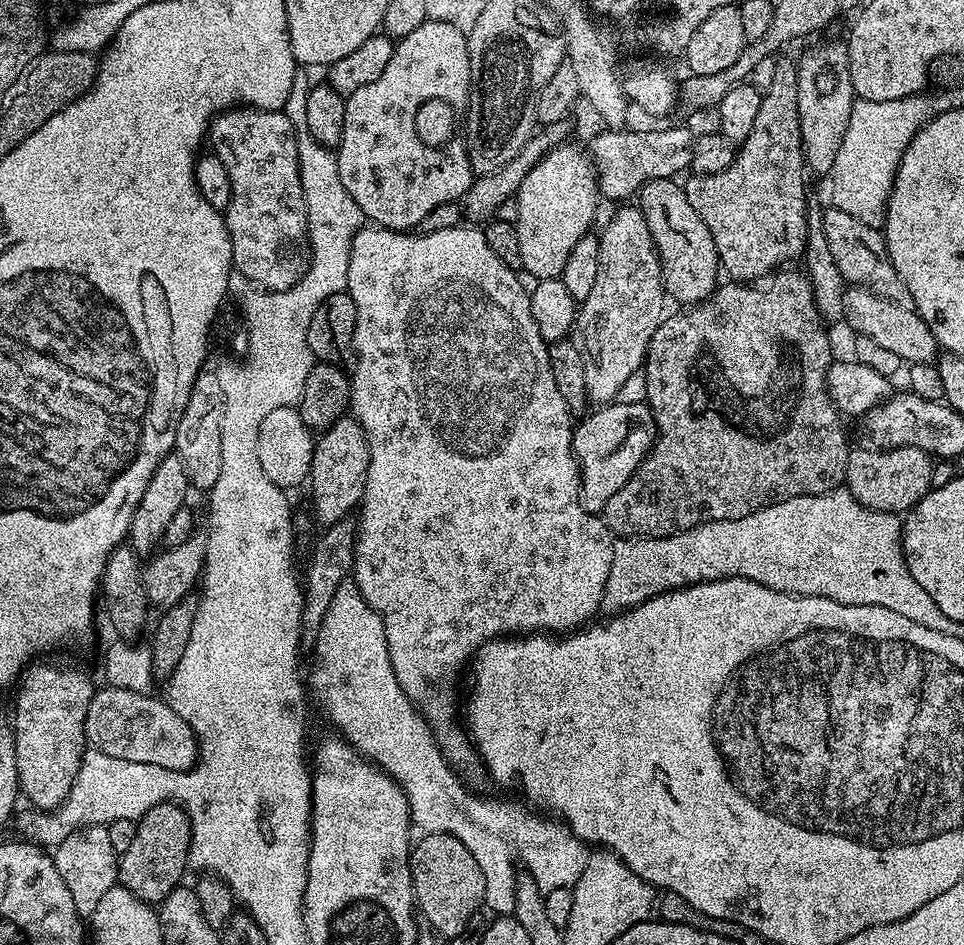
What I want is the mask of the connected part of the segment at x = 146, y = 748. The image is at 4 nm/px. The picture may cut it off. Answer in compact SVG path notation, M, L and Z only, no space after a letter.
M101 687L86 714L87 743L102 754L110 754L126 762L146 762L171 772L185 772L195 766L200 755L194 730L190 730L186 718L178 718L163 699L155 700L148 695L152 694L135 688Z

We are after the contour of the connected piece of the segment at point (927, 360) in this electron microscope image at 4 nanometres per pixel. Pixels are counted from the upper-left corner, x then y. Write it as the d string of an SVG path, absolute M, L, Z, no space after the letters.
M849 287L844 294L843 319L852 323L853 333L874 338L886 350L898 354L905 364L931 364L937 359L938 345L930 326L913 309L898 306L868 288Z

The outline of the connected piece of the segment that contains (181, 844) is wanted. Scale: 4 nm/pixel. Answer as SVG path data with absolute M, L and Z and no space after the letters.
M175 802L159 804L149 810L149 812L138 821L134 843L130 845L130 850L119 853L118 856L118 880L126 889L130 890L140 900L147 904L159 906L173 890L181 883L184 871L189 871L188 851L192 841L192 823L184 812L183 808Z

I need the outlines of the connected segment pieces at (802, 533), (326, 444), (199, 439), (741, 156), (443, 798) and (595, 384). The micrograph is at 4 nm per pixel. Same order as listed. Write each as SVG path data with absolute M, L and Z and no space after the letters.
M844 486L826 494L783 500L742 518L696 524L672 536L616 538L612 545L614 562L610 562L602 605L608 614L619 614L676 588L689 588L692 584L725 580L731 576L741 576L792 596L821 596L850 606L882 606L894 610L894 614L902 614L902 618L920 614L916 612L922 611L924 604L926 608L922 586L914 582L914 574L910 574L906 566L901 517L894 512L879 512L862 506Z
M344 415L334 426L322 433L313 446L310 475L312 484L312 512L320 526L347 520L357 511L364 497L366 470L370 466L370 450L362 426L351 415Z
M201 371L196 376L176 431L175 451L183 460L189 483L193 489L211 491L222 470L222 414L225 396L222 394L220 375L217 371Z
M781 55L769 89L762 92L754 130L739 145L732 164L705 176L689 175L682 187L698 210L720 255L720 267L736 282L757 280L805 255L807 242L806 165L798 122L798 64Z
M349 578L342 582L342 586L338 586L338 590L334 590L334 598L330 601L330 606L326 610L326 618L322 618L322 626L316 635L316 647L314 649L316 655L316 665L312 668L312 684L310 680L310 688L316 691L316 696L320 699L320 704L324 707L326 715L332 719L332 724L337 728L339 735L343 737L347 743L362 756L367 756L372 763L376 764L399 782L400 788L406 794L408 799L408 809L412 812L412 823L421 833L427 834L450 834L454 838L458 838L458 842L462 842L462 846L466 846L466 850L470 850L470 854L474 854L474 859L478 862L478 866L482 866L482 874L486 878L486 890L484 891L484 904L490 911L496 912L492 914L512 914L516 911L516 882L518 873L516 873L516 856L522 863L528 867L527 875L536 881L536 885L540 887L541 893L548 893L550 890L558 890L559 888L573 889L578 882L578 878L582 878L582 870L586 870L588 858L590 855L589 845L582 840L577 840L563 823L557 822L552 818L544 818L548 820L539 820L536 816L530 816L523 812L520 808L492 808L492 804L488 800L483 800L480 796L475 796L462 781L459 780L457 769L448 763L446 757L441 754L440 747L436 744L436 734L432 731L431 724L424 719L423 715L418 711L412 699L402 690L402 686L398 682L398 678L394 678L394 666L390 666L390 650L386 644L386 630L382 618L371 606L366 602L366 598L362 598L362 590L358 590L355 580Z
M628 206L617 207L620 209L609 218L604 232L599 233L598 279L594 282L594 290L590 290L590 298L586 298L579 305L574 325L575 331L580 331L578 343L584 352L586 394L588 400L596 406L615 401L626 380L643 369L654 330L666 315L666 293L660 269L660 255L654 246L650 226L646 226L646 218L640 213L639 207L624 207Z

